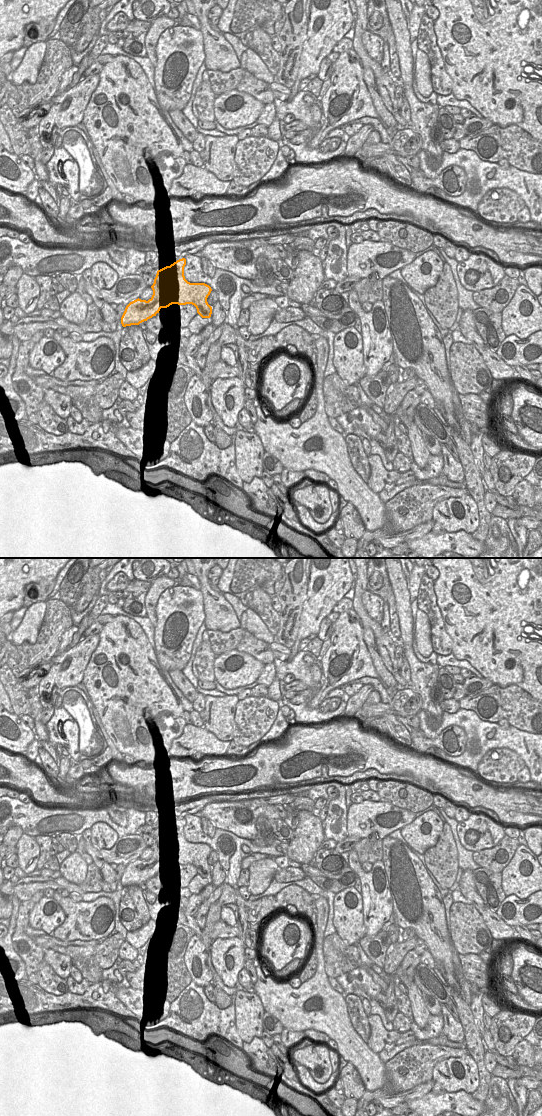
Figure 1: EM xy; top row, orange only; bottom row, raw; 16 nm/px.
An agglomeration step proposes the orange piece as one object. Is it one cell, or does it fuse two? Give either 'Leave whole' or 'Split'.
Leave whole.

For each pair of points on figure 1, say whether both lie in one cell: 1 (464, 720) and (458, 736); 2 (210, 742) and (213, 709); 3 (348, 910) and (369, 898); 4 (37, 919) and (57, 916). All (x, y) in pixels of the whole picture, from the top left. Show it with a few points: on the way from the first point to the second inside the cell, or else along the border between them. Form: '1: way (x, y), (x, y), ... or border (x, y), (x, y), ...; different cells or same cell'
1: border (439, 733), (458, 725), (466, 736), (465, 750); different cells
2: border (203, 727), (220, 740), (229, 741); different cells
3: border (360, 894), (363, 924), (365, 926); different cells
4: way (42, 917), (52, 916); same cell

